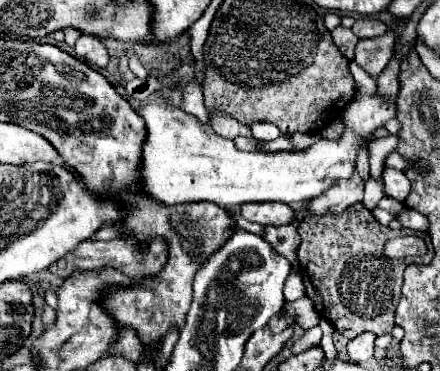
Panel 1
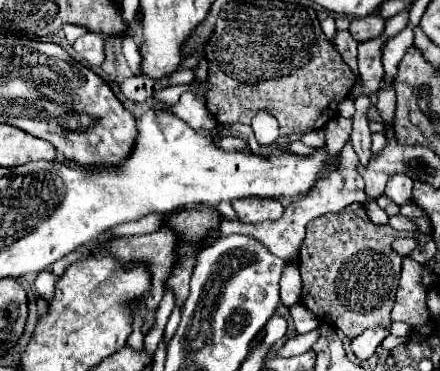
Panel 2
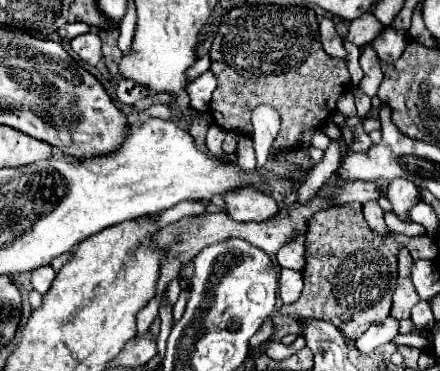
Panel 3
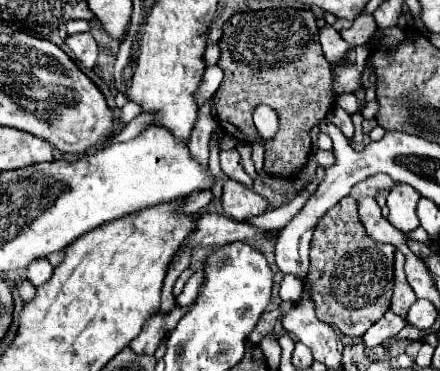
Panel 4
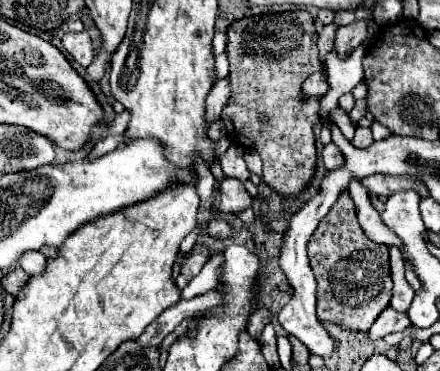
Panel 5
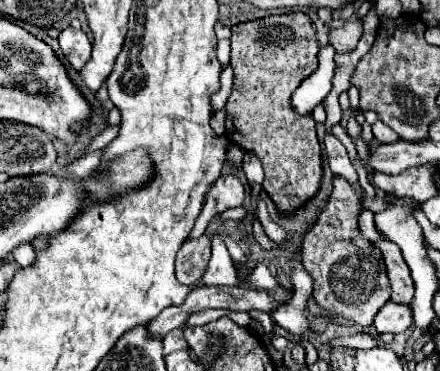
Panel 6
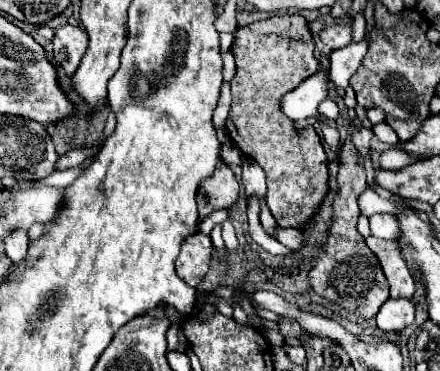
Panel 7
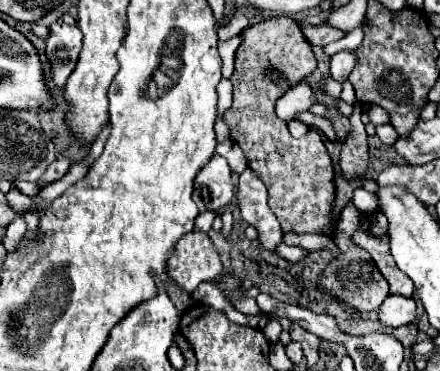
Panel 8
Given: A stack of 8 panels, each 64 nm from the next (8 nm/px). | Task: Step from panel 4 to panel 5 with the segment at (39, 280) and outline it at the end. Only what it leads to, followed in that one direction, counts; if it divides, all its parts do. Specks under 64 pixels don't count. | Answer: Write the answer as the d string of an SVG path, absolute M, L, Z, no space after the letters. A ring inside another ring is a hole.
M26 252L20 258L20 266L28 276L36 276L36 274L40 276L46 268L46 256L42 252Z

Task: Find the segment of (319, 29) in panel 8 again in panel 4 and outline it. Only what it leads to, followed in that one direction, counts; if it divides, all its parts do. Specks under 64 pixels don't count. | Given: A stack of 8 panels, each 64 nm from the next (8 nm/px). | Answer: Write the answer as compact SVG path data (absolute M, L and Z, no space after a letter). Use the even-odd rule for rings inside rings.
M360 14L360 16L354 20L352 28L342 30L340 36L342 36L348 44L352 44L352 46L360 46L360 44L366 44L366 42L374 36L376 28L378 28L378 26L376 26L376 20L374 20L370 14Z

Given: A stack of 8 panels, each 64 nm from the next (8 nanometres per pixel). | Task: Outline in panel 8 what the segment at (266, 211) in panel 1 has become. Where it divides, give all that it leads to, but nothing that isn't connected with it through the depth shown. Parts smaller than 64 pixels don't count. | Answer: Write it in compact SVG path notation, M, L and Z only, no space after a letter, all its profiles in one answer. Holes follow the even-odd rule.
M212 156L212 164L196 176L194 184L194 202L200 212L206 210L224 210L236 194L232 180L232 170L222 156Z

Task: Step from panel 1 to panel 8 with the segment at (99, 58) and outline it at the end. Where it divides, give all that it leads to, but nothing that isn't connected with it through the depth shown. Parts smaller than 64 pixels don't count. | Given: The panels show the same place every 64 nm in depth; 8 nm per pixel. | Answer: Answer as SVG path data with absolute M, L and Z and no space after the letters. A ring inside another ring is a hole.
M56 22L50 26L50 36L46 38L46 56L52 62L52 80L64 86L66 78L72 74L78 54L82 50L82 32L78 26L68 26Z

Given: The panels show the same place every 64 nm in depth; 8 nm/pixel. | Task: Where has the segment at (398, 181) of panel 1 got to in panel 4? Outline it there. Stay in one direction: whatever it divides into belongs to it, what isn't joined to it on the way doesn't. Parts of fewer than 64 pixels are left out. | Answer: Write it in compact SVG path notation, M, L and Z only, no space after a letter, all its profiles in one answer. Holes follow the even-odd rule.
M396 184L388 194L388 210L390 210L390 224L402 232L414 230L420 226L416 220L416 204L420 200L420 192L416 192L408 184Z

